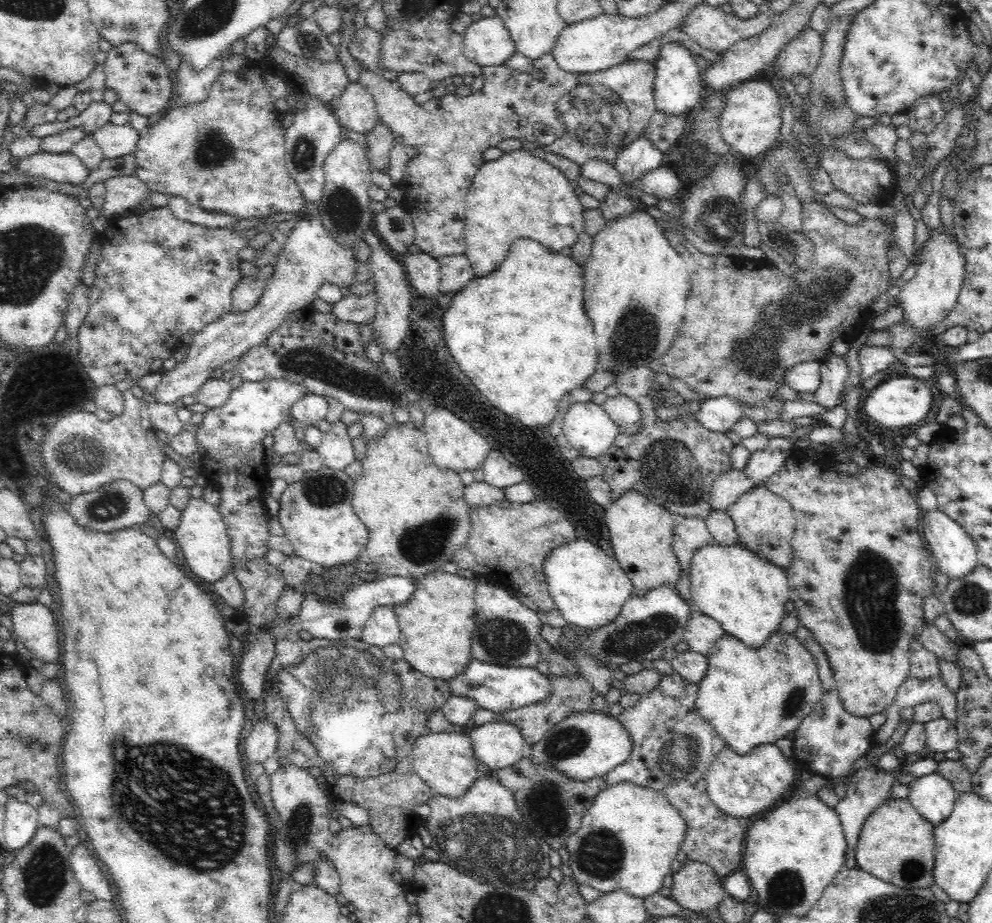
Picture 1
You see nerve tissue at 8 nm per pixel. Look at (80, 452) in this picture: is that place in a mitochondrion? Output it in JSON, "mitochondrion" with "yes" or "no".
{"mitochondrion":"yes"}

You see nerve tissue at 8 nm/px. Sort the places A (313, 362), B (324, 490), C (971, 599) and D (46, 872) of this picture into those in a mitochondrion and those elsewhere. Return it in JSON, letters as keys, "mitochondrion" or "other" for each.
{"A":"mitochondrion","B":"mitochondrion","C":"mitochondrion","D":"mitochondrion"}

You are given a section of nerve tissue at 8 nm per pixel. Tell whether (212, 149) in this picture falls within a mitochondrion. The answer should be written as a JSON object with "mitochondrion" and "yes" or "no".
{"mitochondrion":"yes"}

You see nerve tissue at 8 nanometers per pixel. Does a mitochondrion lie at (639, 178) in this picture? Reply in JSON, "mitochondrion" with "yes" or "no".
{"mitochondrion":"no"}

